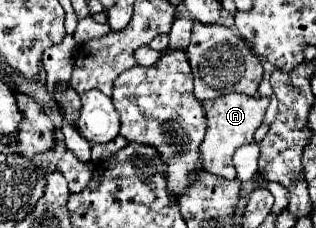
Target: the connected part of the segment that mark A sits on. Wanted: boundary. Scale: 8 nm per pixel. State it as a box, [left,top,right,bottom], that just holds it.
[200,95,268,179]

